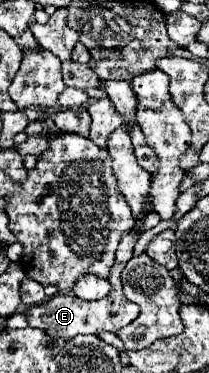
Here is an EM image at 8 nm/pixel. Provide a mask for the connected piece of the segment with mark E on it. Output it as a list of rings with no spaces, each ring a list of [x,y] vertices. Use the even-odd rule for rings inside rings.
[[[150,195],[146,197],[144,201],[144,211],[140,213],[140,217],[136,219],[136,225],[134,229],[130,229],[120,245],[118,245],[118,251],[116,251],[116,261],[110,269],[110,285],[112,285],[112,293],[100,301],[82,301],[78,299],[76,295],[70,295],[70,293],[58,293],[54,295],[52,299],[46,299],[42,305],[36,305],[36,307],[30,307],[26,313],[28,313],[28,325],[30,327],[38,327],[42,329],[44,333],[48,333],[50,337],[62,337],[62,339],[72,339],[76,337],[78,333],[100,333],[100,331],[112,331],[116,333],[120,327],[126,327],[130,323],[130,317],[138,317],[138,305],[136,303],[130,303],[124,293],[122,293],[122,281],[120,281],[120,271],[124,269],[126,261],[132,259],[132,251],[134,251],[134,245],[138,241],[138,233],[140,233],[140,227],[142,227],[142,219],[152,211],[152,203],[150,203]]]

